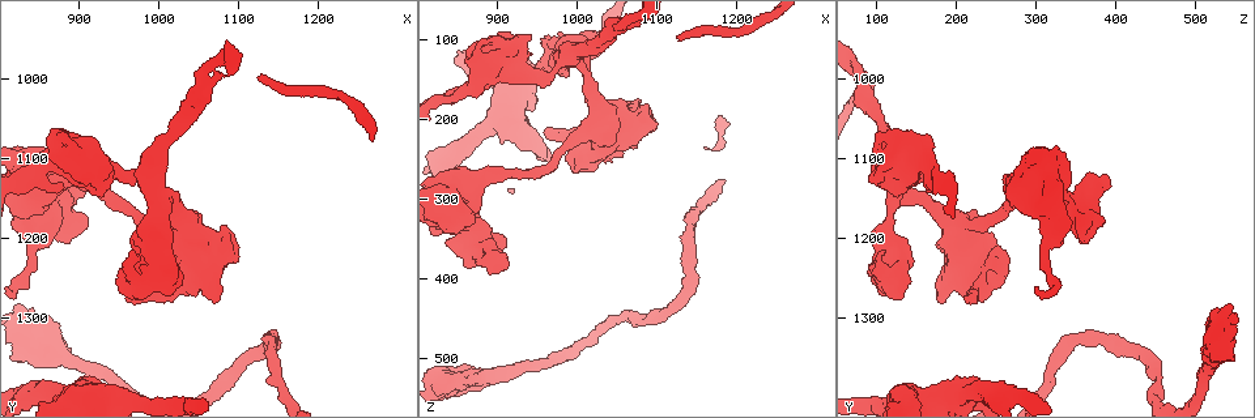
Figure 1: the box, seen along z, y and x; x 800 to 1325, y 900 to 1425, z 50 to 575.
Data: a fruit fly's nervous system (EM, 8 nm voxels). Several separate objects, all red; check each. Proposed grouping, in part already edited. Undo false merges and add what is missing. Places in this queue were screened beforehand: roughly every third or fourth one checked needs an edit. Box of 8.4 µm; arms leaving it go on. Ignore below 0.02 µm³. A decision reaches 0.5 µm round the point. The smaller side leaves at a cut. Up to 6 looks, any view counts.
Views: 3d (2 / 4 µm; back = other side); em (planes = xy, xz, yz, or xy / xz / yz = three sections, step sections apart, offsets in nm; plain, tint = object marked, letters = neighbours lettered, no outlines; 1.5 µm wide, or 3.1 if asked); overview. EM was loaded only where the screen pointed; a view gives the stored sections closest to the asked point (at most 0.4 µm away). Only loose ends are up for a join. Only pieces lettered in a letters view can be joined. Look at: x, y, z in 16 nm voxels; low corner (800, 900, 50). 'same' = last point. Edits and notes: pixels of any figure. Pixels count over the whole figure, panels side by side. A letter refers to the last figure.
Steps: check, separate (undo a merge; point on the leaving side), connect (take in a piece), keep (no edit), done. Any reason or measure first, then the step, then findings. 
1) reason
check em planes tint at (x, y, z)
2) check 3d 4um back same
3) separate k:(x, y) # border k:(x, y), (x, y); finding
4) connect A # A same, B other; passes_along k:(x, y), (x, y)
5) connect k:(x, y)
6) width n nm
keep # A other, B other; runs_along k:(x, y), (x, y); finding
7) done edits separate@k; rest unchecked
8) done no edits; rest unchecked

three arms meet
check 3d 4um at (900, 1400, 205)

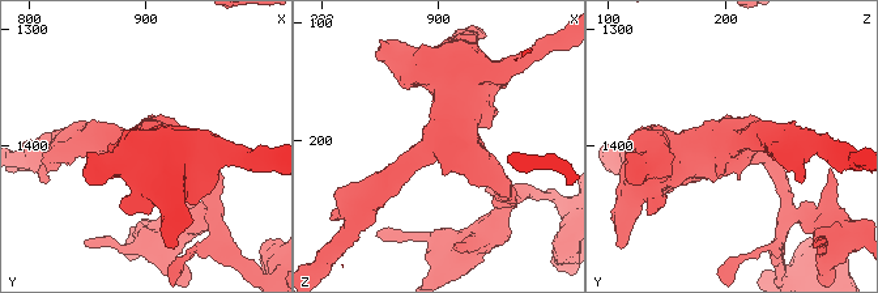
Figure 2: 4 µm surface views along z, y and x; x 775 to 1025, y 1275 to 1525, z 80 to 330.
arms 3; arm_widths 240, 340, 700 nm; shape alone is not enough
check em planes tint at (902, 1398, 200)

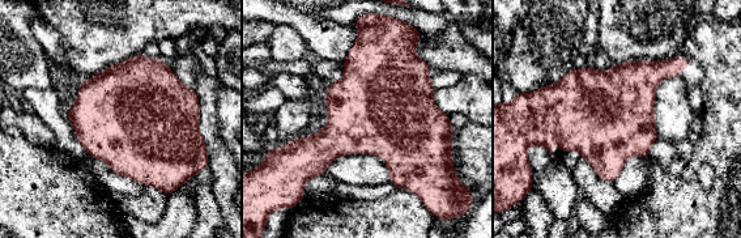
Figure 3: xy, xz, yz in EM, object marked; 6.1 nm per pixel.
check em planes letters same

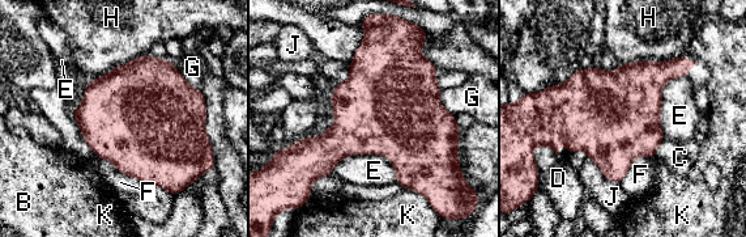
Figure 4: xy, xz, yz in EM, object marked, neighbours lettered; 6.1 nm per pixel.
keep # B other, C other, D other, E other, F other, G other, H other, J other, K other; border 4:(93, 152), (152, 186); one neuron here

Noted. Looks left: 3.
free end
check 3d 2um at (970, 1275, 125)

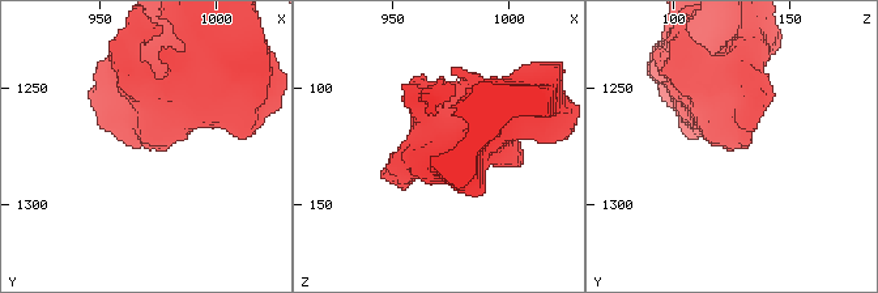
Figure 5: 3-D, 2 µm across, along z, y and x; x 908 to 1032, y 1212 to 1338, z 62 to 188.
check em planes tint at (973, 1277, 126)

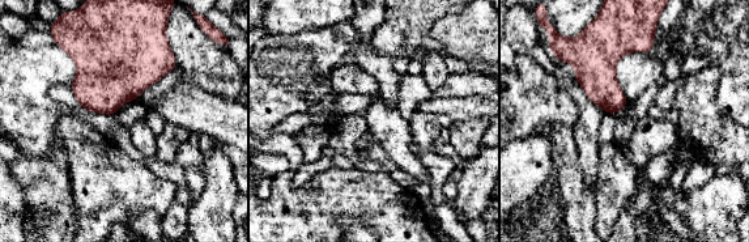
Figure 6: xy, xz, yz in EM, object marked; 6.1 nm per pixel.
check em planes letters same

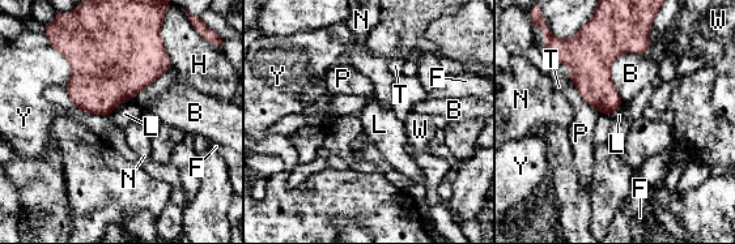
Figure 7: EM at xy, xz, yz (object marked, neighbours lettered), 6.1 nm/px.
longest_contact B 340 nm
keep # B other, F other, H other, L other, N other, P other, T other, W other, Y other; none of them fits

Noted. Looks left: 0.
done no edits; rest unchecked

